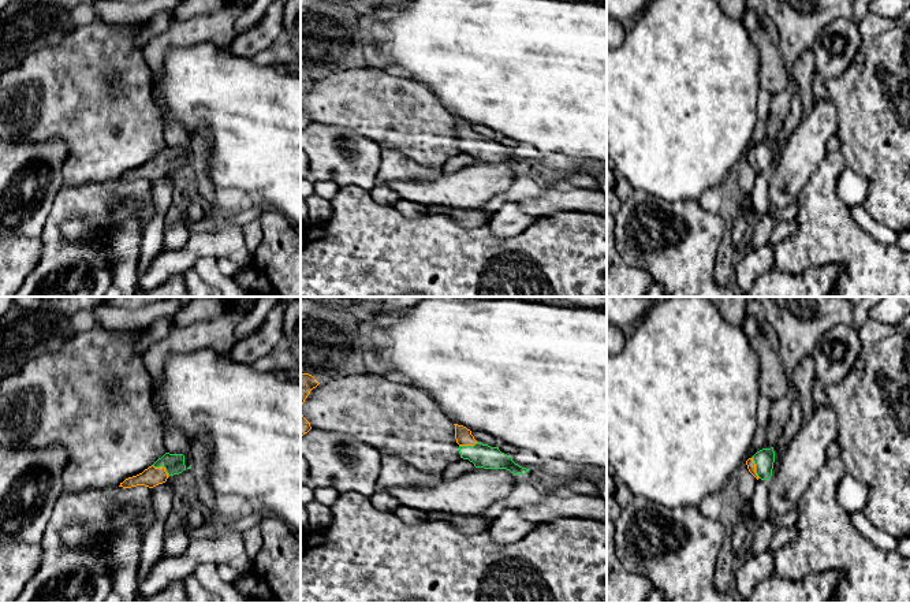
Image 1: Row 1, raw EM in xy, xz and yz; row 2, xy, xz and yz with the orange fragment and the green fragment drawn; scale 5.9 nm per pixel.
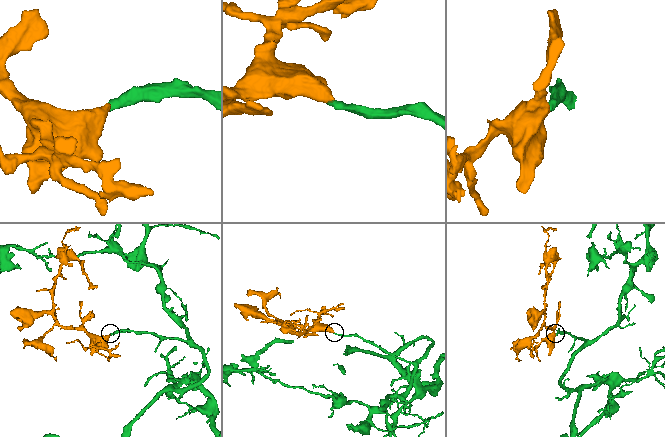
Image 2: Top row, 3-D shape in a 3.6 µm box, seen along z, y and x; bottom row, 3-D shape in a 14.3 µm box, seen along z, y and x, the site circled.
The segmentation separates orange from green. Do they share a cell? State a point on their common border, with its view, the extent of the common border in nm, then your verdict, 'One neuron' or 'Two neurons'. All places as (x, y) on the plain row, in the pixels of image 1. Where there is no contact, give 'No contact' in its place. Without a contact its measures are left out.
Touches orange at xy (163, 160). Shared border 120 nm. One neuron

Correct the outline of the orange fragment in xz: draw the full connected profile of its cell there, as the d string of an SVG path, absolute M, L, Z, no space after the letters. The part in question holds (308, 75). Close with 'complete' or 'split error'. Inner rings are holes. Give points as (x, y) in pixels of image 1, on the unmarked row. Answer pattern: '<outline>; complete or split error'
M301 67L301 130L307 127L312 120L310 116L302 108L302 98L310 85L316 82L320 77L309 67Z; complete

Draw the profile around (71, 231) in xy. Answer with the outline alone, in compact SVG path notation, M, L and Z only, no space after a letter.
M74 219L61 226L61 239L66 243L77 242L81 238L93 238L97 228L82 219Z

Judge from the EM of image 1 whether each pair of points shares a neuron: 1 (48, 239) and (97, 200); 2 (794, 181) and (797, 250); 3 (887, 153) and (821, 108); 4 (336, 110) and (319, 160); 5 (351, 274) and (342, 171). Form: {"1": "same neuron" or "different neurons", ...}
{"1": "same neuron", "2": "different neurons", "3": "different neurons", "4": "different neurons", "5": "different neurons"}

